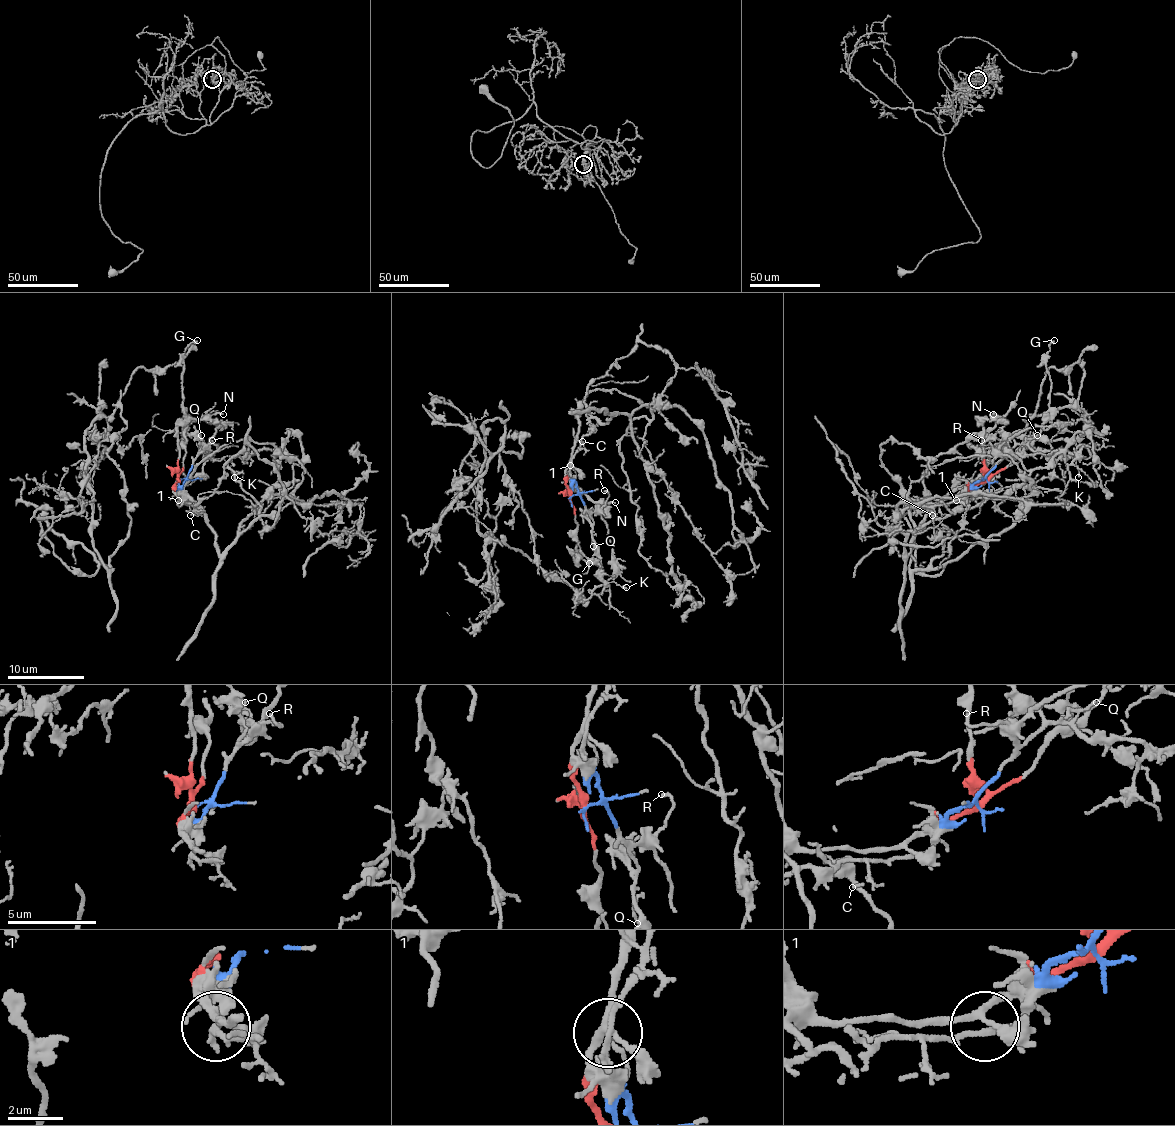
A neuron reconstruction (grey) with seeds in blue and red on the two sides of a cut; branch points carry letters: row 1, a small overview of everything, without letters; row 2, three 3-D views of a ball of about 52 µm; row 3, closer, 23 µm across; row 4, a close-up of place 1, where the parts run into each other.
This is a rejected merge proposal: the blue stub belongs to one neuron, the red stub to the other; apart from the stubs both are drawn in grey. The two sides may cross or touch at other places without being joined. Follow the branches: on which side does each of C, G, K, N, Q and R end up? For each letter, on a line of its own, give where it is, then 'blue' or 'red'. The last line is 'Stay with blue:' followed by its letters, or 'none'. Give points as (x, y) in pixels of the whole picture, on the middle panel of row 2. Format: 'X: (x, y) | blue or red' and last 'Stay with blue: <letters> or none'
C: (582, 441) | blue
G: (589, 563) | red
K: (626, 587) | blue
N: (615, 502) | red
Q: (593, 546) | blue
R: (604, 490) | blue
Stay with blue: C, K, Q, R

